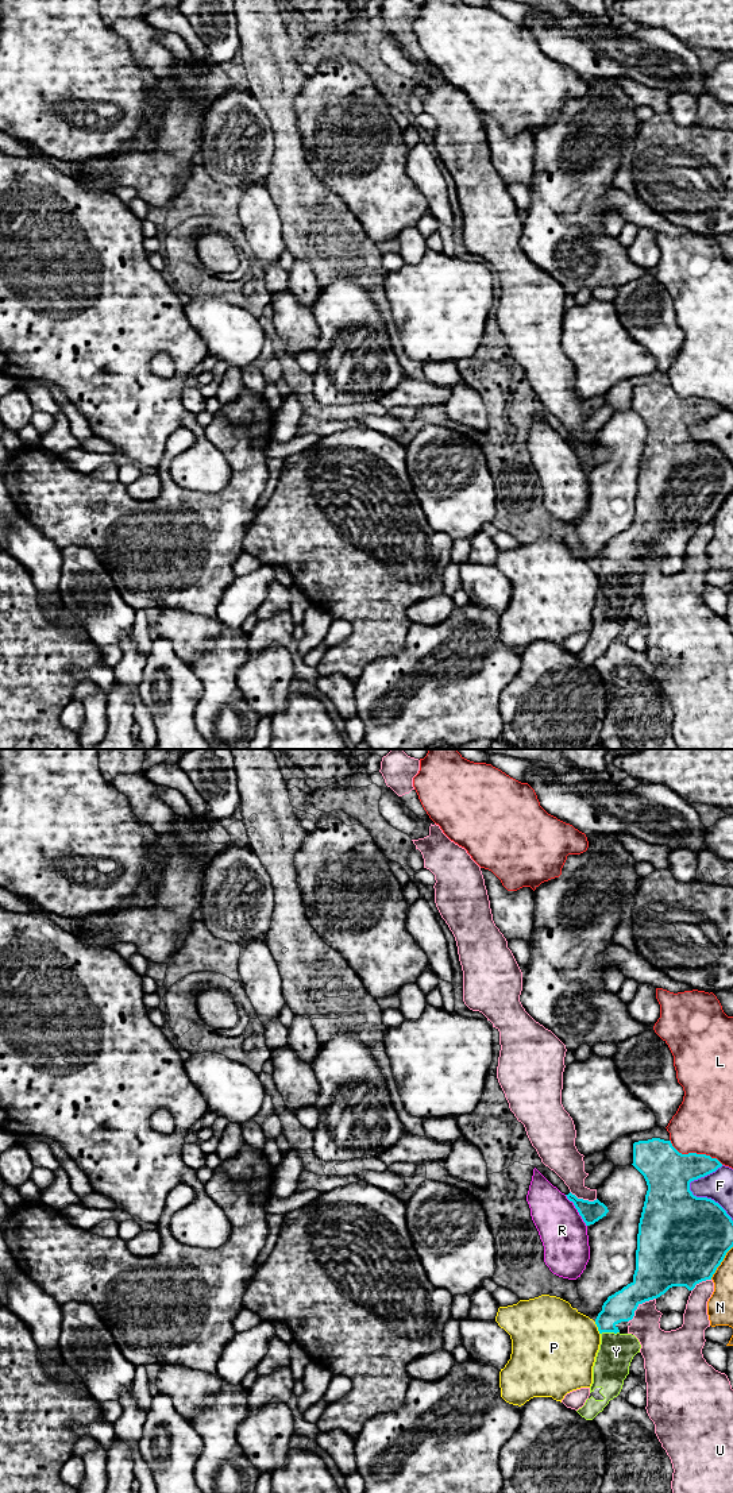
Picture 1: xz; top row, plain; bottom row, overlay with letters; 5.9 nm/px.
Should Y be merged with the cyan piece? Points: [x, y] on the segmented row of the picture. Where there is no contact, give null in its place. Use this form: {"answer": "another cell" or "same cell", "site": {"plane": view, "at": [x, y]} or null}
{"answer": "same cell", "site": {"plane": "xz", "at": [609, 1331]}}

